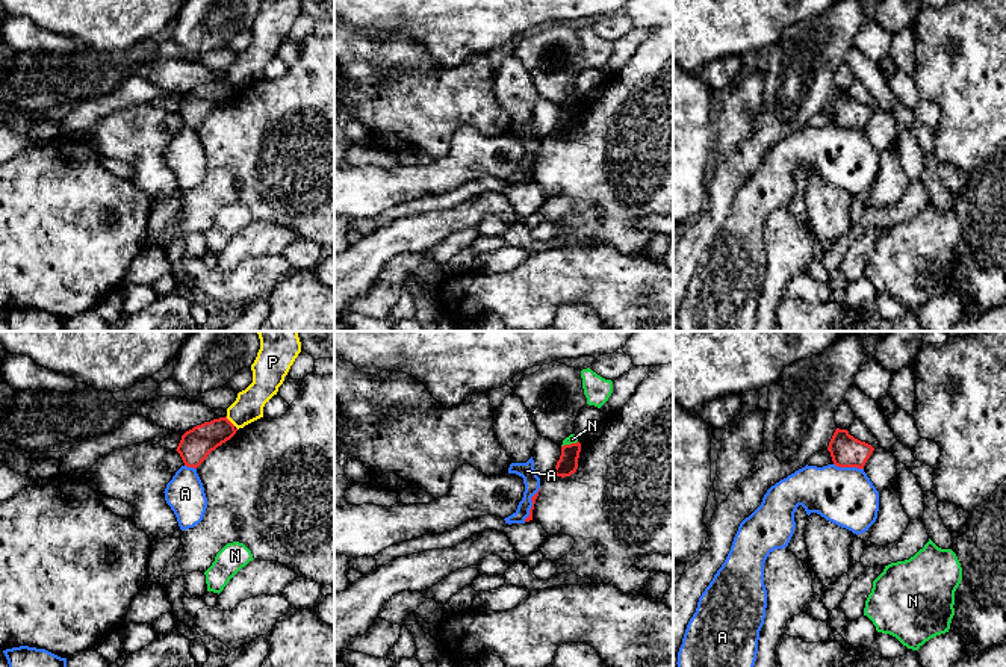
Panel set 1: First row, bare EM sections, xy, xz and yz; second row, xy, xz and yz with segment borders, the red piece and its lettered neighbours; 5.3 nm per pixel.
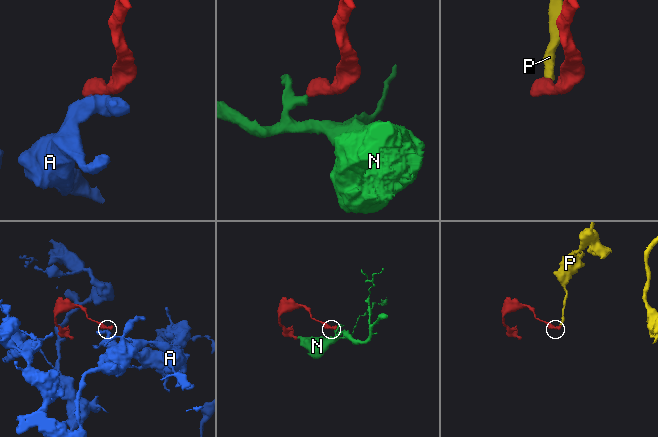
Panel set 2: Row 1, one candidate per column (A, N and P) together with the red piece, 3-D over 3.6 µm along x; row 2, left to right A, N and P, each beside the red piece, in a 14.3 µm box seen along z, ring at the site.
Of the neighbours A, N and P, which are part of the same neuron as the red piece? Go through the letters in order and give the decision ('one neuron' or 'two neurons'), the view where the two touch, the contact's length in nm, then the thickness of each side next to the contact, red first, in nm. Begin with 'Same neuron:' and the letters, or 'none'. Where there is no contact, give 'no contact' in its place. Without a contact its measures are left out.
Same neuron: none
A: two neurons; contact in yz; length 160 nm; calibres 170 and 320 nm
N: two neurons; contact in xz; length 90 nm; calibres 110 and 50 nm
P: two neurons; contact in xy; length 100 nm; calibres 170 and 160 nm

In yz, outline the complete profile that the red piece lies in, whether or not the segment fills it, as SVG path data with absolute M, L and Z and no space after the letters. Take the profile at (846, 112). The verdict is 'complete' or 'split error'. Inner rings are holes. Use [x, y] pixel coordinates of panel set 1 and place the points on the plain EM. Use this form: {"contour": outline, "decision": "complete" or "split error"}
{"contour": "M837 89L827 112L835 127L864 130L874 109L850 97L847 91Z", "decision": "complete"}

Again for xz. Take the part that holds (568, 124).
{"contour": "M579 103L561 107L561 116L552 135L561 139L575 135L578 130L579 113Z", "decision": "complete"}

